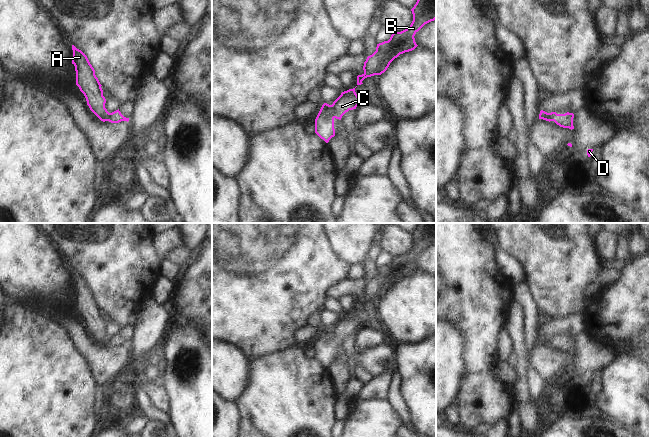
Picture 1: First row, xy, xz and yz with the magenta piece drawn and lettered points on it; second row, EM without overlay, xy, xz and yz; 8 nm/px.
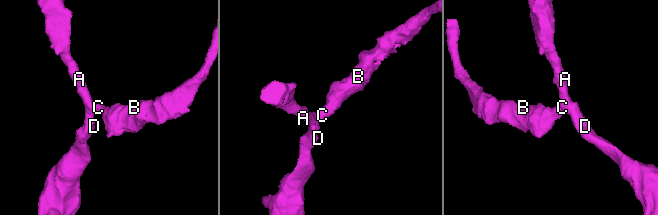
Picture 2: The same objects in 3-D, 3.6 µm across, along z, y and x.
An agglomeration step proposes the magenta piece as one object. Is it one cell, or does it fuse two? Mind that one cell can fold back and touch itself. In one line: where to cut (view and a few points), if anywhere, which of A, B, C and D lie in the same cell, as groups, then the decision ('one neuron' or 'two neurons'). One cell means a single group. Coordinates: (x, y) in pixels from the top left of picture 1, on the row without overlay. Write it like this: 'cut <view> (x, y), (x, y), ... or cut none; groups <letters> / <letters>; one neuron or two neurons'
cut none; groups A B C D; one neuron

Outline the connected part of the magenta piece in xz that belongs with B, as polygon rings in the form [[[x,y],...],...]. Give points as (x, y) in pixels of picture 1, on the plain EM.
[[[418,223],[411,233],[413,245],[409,252],[393,256],[388,265],[377,268],[376,275],[364,286],[362,299],[357,300],[357,310],[374,299],[381,299],[400,278],[414,274],[418,269],[415,258],[427,247],[436,243],[436,223]]]

